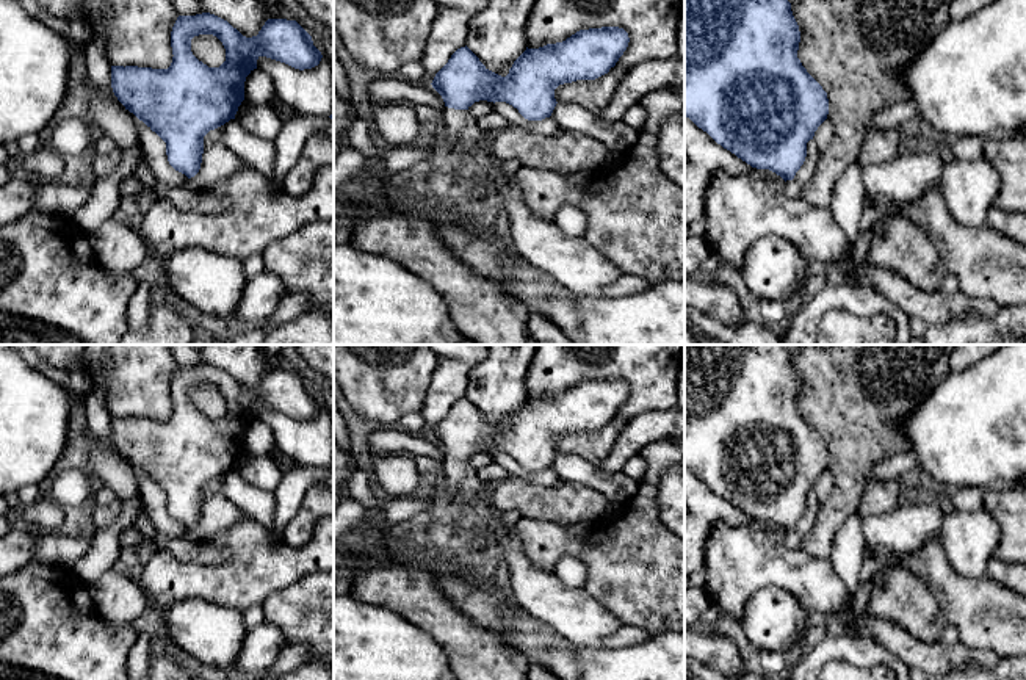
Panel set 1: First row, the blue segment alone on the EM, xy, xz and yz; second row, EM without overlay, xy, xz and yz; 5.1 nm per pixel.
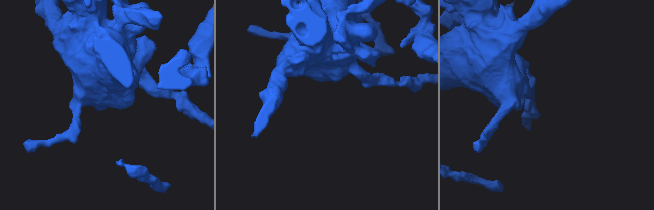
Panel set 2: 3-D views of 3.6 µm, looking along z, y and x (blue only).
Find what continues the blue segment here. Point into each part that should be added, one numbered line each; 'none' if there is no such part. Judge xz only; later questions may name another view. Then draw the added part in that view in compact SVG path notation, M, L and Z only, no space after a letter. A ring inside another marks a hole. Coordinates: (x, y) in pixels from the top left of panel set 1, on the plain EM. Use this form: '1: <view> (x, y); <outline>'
1: xz (459, 477); M445 458L445 470L437 478L437 487L451 490L461 500L487 498L486 484L468 464L468 461L454 461Z

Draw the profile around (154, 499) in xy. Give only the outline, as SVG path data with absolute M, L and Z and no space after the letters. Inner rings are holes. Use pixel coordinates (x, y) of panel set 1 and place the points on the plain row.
M133 464L133 473L139 486L143 505L146 506L150 522L157 534L180 536L188 531L188 528L175 522L166 506L166 494L150 481L143 472L139 472Z

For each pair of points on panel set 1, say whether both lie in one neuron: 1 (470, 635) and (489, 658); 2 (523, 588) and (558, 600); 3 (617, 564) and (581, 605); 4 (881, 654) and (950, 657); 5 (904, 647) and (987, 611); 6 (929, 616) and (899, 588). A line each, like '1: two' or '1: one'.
1: one
2: one
3: two
4: two
5: two
6: one

